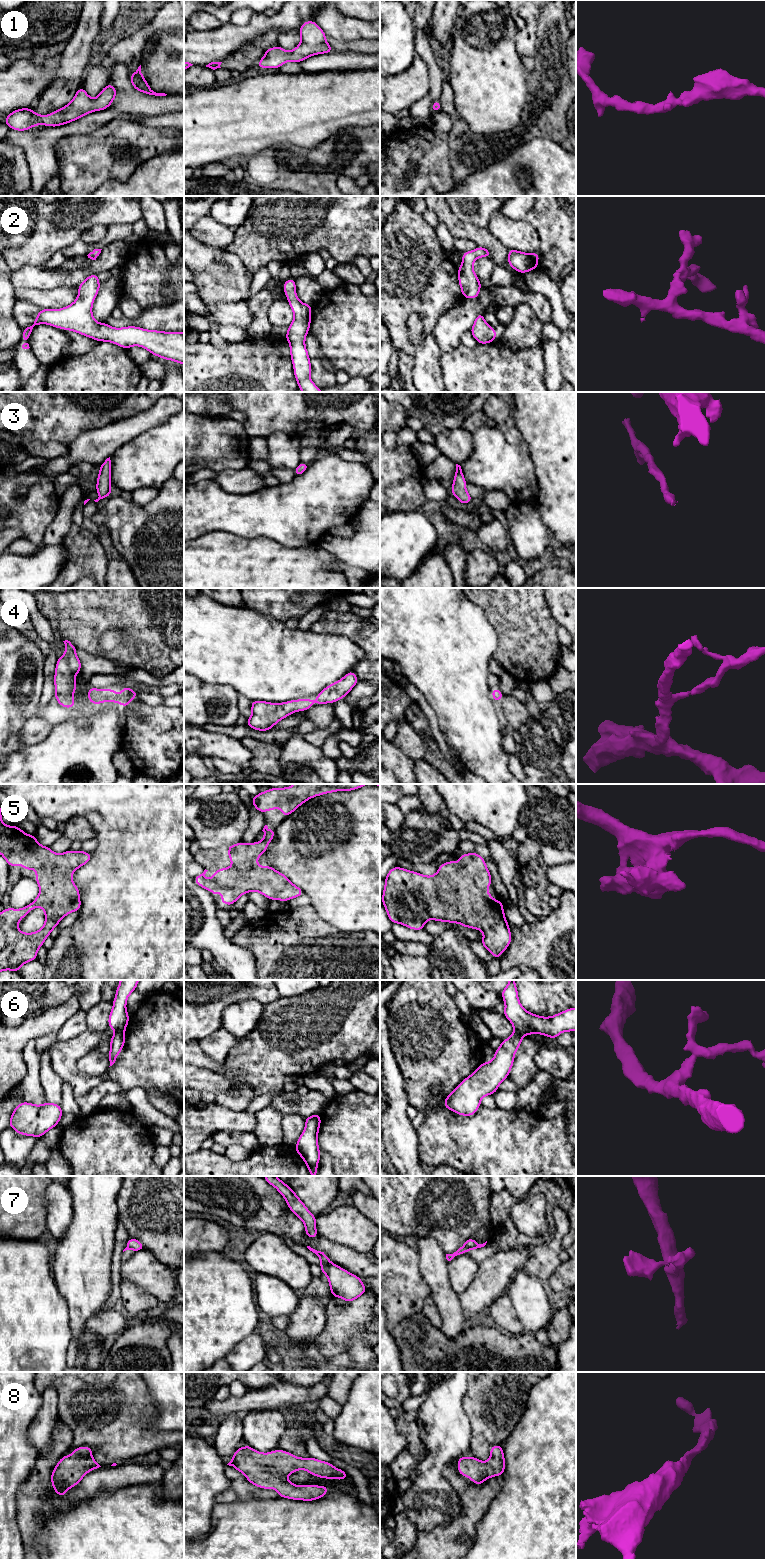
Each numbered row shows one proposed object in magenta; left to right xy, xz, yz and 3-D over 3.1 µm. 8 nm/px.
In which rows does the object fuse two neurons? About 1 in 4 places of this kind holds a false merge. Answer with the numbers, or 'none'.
6, 7

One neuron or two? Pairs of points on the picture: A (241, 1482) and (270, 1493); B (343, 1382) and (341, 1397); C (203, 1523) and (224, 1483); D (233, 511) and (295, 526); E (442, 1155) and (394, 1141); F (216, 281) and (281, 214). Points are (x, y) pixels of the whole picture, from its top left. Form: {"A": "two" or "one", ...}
{"A": "one", "B": "one", "C": "one", "D": "one", "E": "two", "F": "two"}

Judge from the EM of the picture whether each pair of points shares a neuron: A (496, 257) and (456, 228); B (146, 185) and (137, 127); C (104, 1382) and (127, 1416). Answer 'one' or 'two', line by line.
A: one
B: two
C: one

